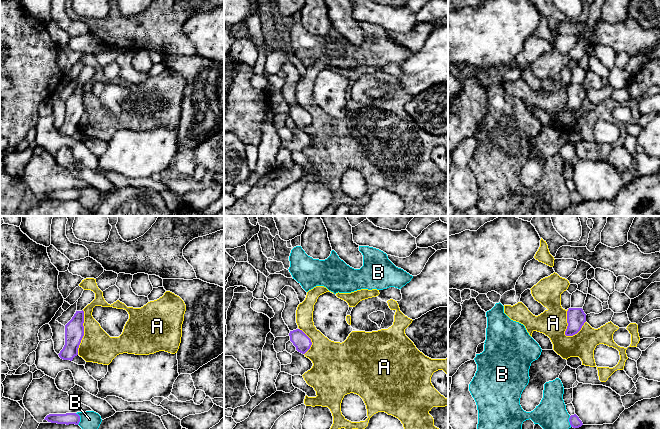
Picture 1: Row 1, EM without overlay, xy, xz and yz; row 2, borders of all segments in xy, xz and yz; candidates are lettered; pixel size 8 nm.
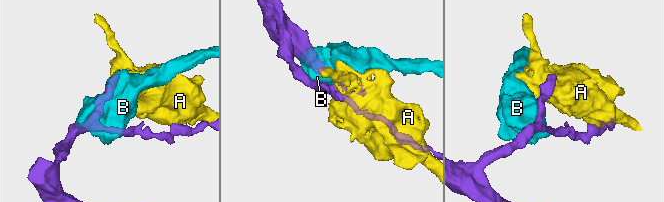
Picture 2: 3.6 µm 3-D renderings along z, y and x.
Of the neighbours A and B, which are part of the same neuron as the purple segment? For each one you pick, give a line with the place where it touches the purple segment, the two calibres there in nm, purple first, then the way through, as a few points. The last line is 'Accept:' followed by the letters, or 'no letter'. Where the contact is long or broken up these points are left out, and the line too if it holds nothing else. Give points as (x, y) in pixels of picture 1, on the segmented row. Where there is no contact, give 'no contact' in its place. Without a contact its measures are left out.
Accept: no letter

